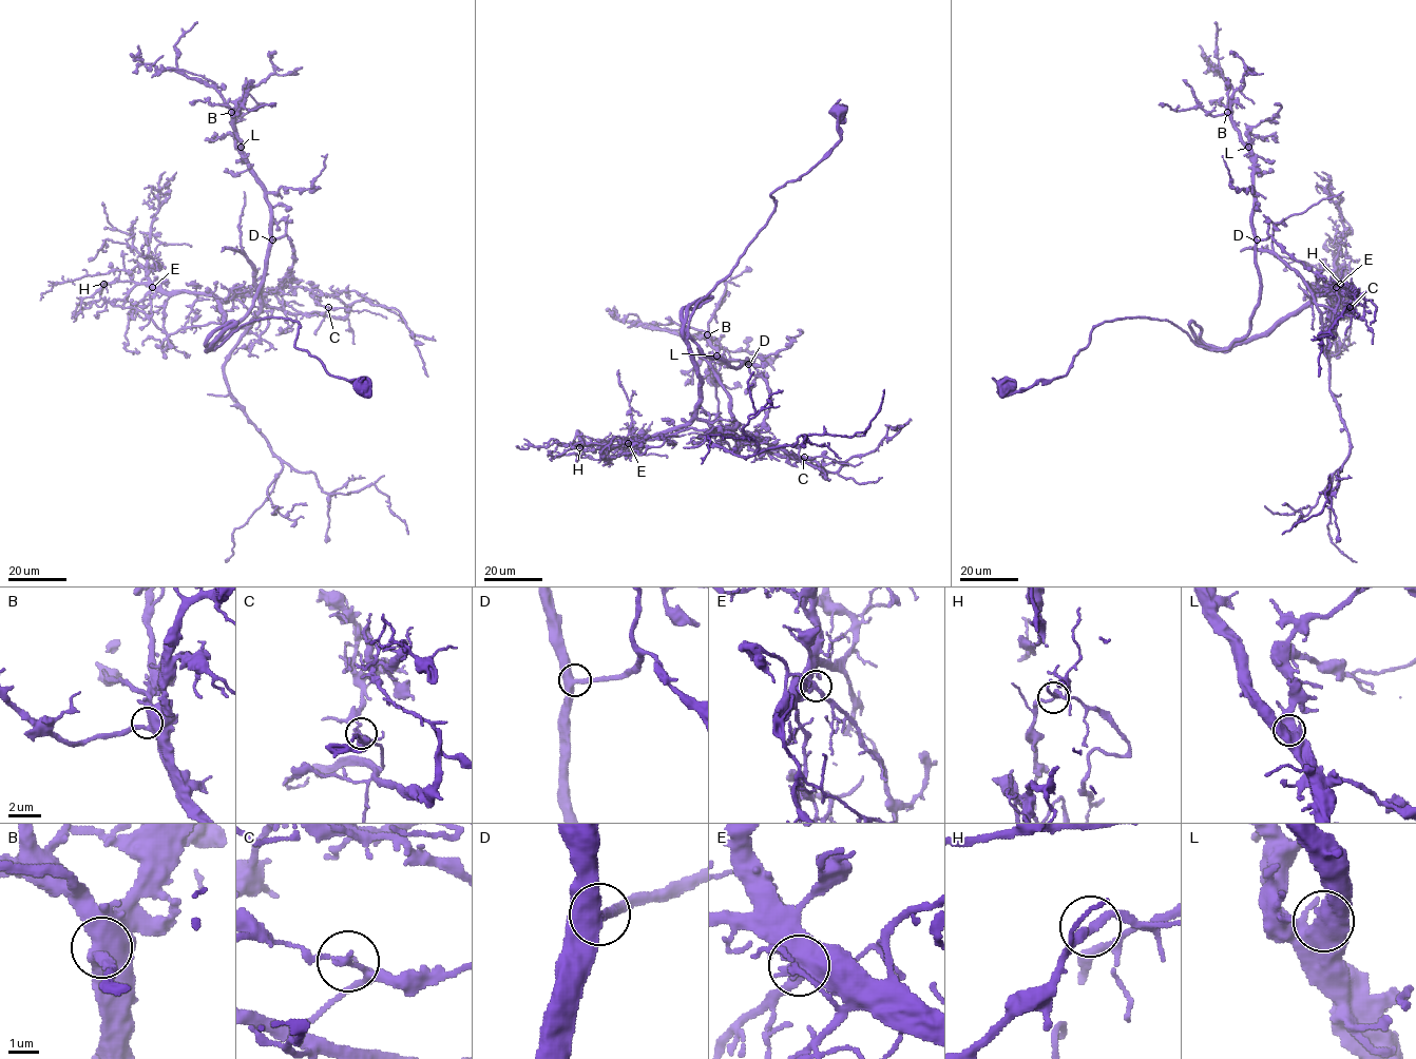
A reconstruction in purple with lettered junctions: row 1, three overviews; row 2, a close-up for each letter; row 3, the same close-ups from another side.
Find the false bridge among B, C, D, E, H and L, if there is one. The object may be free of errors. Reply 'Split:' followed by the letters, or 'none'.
Split: C

